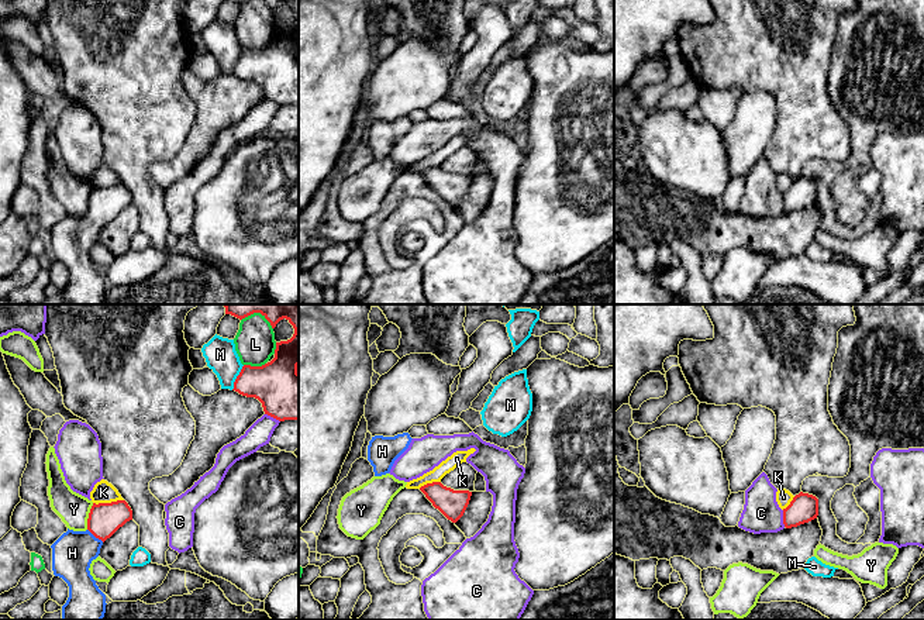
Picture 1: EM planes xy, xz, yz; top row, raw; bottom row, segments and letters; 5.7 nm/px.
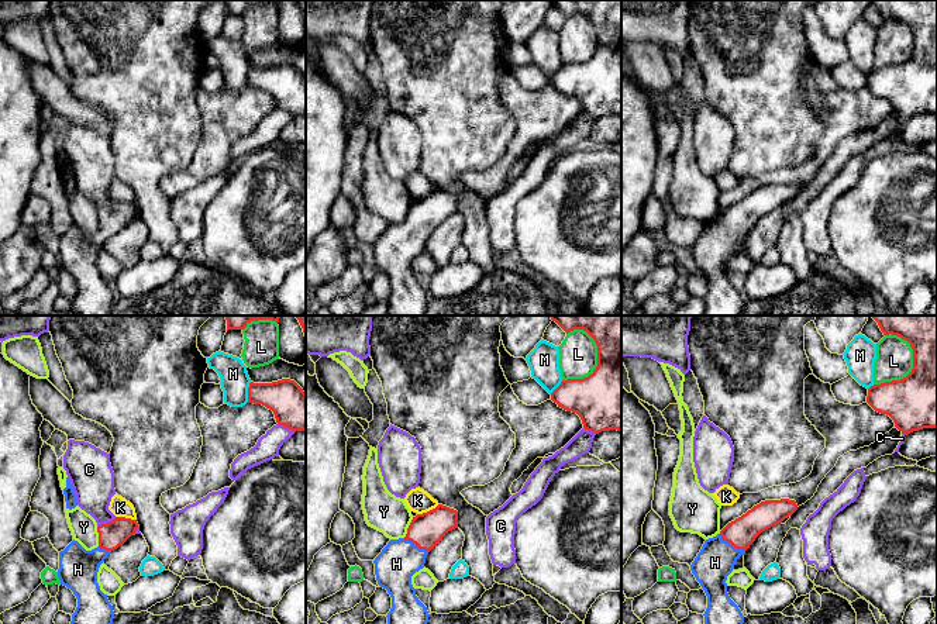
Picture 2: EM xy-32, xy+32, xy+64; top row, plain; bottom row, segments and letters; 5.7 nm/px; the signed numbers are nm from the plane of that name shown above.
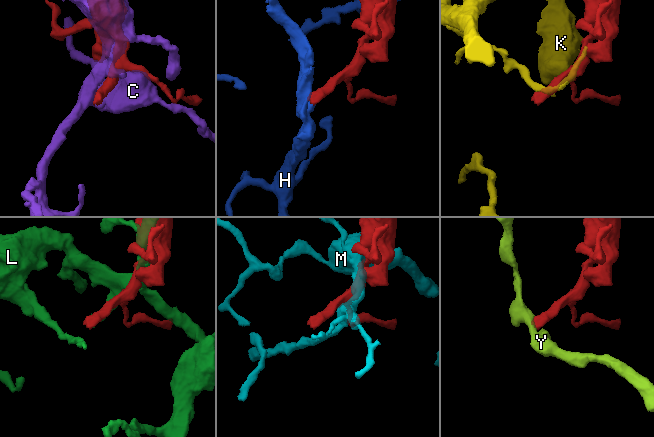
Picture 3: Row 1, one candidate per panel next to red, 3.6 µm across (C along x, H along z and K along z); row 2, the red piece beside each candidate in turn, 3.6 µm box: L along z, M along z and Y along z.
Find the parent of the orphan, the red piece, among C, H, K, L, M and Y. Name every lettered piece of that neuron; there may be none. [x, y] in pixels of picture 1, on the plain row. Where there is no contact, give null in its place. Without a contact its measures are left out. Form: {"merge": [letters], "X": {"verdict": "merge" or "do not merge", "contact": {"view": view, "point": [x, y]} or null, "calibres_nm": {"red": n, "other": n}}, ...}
{"merge": ["H"], "C": {"verdict": "do not merge", "contact": {"view": "yz", "point": [783, 203]}, "calibres_nm": {"red": 160, "other": 220}}, "H": {"verdict": "merge", "contact": {"view": "xy", "point": [96, 221]}, "calibres_nm": {"red": 190, "other": 240}}, "K": {"verdict": "do not merge", "contact": {"view": "xy", "point": [107, 188]}, "calibres_nm": {"red": 190, "other": 130}}, "L": {"verdict": "do not merge", "contact": {"view": "xy", "point": [254, 51]}, "calibres_nm": {"red": 280, "other": 220}}, "M": {"verdict": "do not merge", "contact": {"view": "xy", "point": [237, 62]}, "calibres_nm": {"red": 280, "other": 180}}, "Y": {"verdict": "do not merge", "contact": {"view": "xy", "point": [89, 200]}, "calibres_nm": {"red": 190, "other": 180}}}

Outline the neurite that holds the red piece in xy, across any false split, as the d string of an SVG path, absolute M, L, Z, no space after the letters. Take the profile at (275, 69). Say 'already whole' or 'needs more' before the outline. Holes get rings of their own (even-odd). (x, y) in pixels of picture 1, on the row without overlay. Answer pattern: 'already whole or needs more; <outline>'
already whole; M265 0L272 13L286 3L294 13L287 25L276 27L275 42L262 49L244 49L234 66L242 80L262 87L265 99L279 104L299 104L299 0Z

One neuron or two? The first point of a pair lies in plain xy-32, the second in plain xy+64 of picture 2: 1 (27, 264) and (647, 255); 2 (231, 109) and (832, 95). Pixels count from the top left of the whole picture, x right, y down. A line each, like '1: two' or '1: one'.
1: one
2: one

